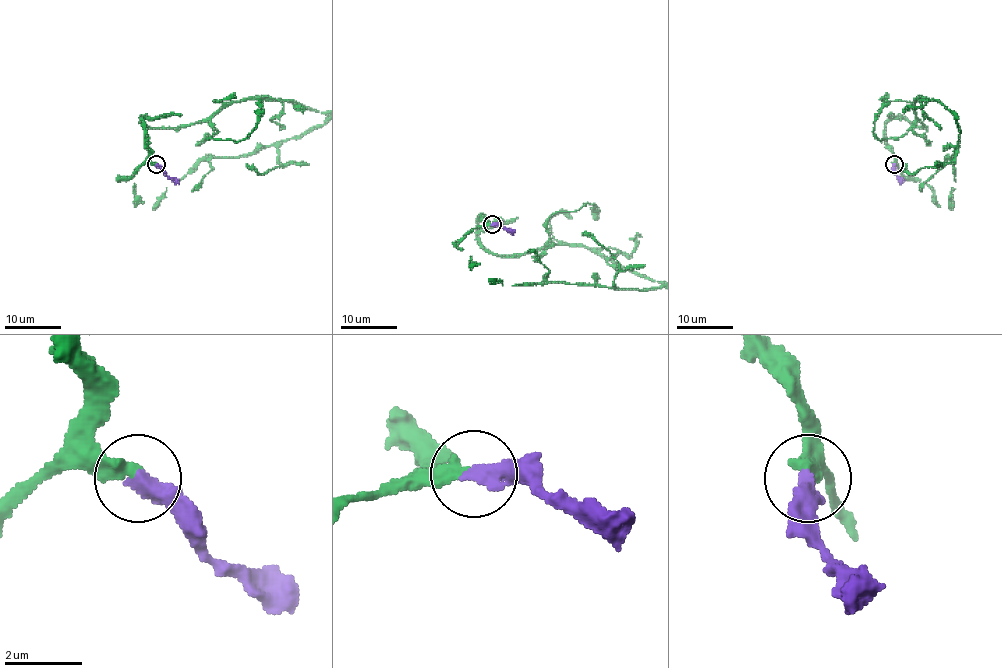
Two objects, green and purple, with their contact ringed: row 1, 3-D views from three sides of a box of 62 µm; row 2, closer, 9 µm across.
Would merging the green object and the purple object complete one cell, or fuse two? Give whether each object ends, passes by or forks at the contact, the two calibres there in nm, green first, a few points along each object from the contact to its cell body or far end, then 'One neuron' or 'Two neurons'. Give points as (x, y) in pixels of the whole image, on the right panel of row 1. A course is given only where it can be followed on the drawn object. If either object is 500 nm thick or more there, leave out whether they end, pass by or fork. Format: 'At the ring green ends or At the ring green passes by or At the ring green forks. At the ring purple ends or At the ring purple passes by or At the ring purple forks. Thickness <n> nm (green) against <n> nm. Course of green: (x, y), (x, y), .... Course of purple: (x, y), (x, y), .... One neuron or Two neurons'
At the ring green ends. At the ring purple ends. Thickness 360 nm (green) against 420 nm. Course of purple: (894, 165), (901, 184). One neuron

